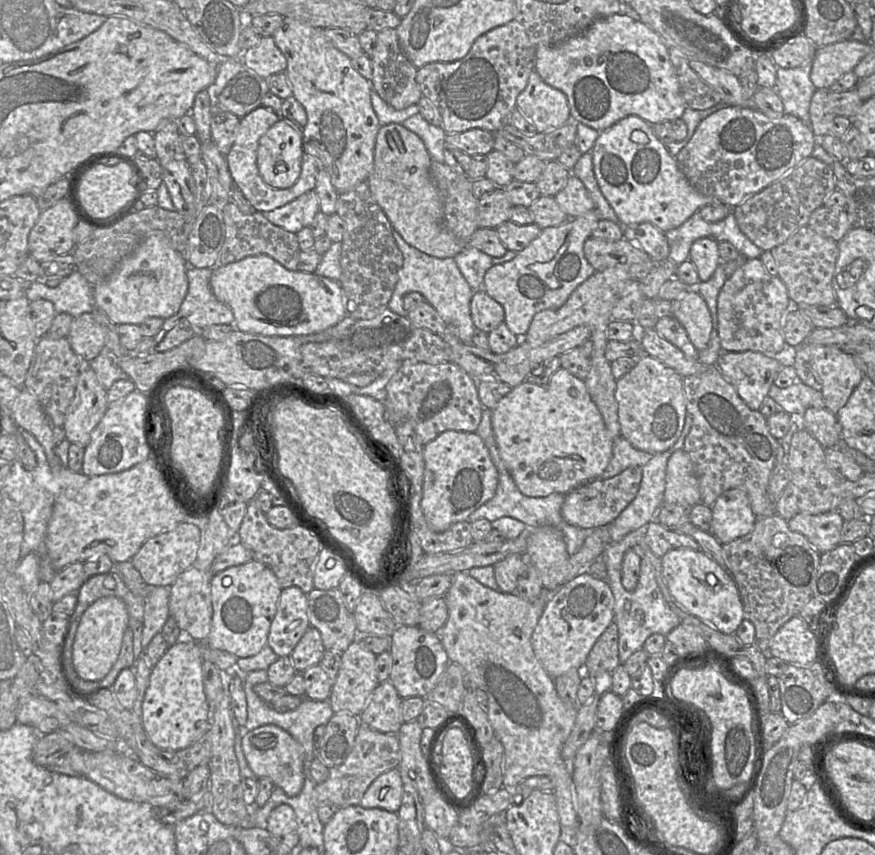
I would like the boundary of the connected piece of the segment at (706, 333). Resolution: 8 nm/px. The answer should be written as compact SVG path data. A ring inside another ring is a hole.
M690 291L672 301L672 316L685 328L698 351L704 350L712 332L712 317L706 301L697 291Z

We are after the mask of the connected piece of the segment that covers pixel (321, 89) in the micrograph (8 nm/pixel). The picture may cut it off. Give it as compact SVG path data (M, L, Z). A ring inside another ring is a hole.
M284 18L272 37L287 60L285 73L293 91L292 96L300 102L307 114L307 123L302 127L303 141L322 151L319 168L330 174L338 194L366 182L373 170L375 141L381 127L371 102L371 82L353 68L351 58L333 45L325 36L324 29L294 18Z

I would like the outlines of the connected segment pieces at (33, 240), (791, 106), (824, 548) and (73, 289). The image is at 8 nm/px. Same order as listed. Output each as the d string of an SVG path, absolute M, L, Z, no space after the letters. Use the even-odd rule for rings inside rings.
M64 198L41 211L28 236L29 255L37 261L43 262L56 256L71 253L75 247L74 229L79 222L71 206Z
M812 62L795 68L777 67L775 91L781 98L785 113L810 126L809 108L817 90L810 78Z
M837 510L817 515L799 511L787 523L792 531L804 535L812 547L823 554L840 544L844 519Z
M77 271L63 278L56 287L32 282L24 296L29 302L48 300L53 303L56 313L67 313L73 318L94 311L93 286Z

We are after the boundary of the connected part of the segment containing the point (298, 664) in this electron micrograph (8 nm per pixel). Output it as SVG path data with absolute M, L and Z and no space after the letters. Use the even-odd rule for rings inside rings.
M310 626L289 657L296 671L303 672L312 666L318 665L325 650L320 632Z

